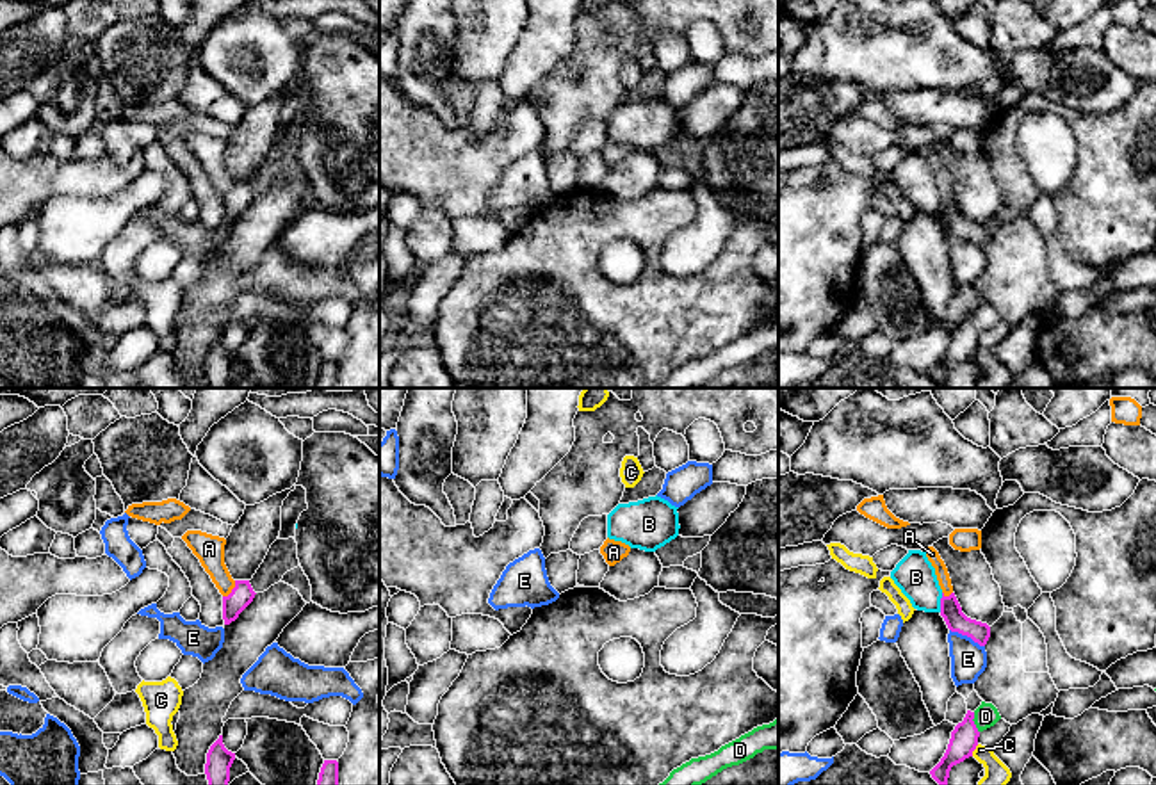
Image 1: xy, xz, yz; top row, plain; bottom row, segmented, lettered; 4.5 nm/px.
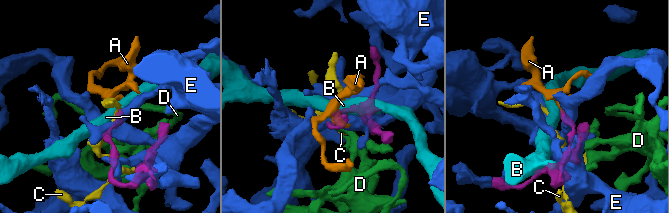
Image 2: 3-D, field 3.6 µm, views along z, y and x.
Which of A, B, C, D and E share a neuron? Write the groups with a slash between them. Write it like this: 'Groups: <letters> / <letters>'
Groups: A / B / C / D / E

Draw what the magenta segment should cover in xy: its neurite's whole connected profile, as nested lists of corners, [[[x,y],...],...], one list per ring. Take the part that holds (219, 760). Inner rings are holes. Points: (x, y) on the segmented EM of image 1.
[[[219,735],[207,753],[205,774],[208,785],[228,785],[233,760],[235,753],[224,748],[223,735]]]

